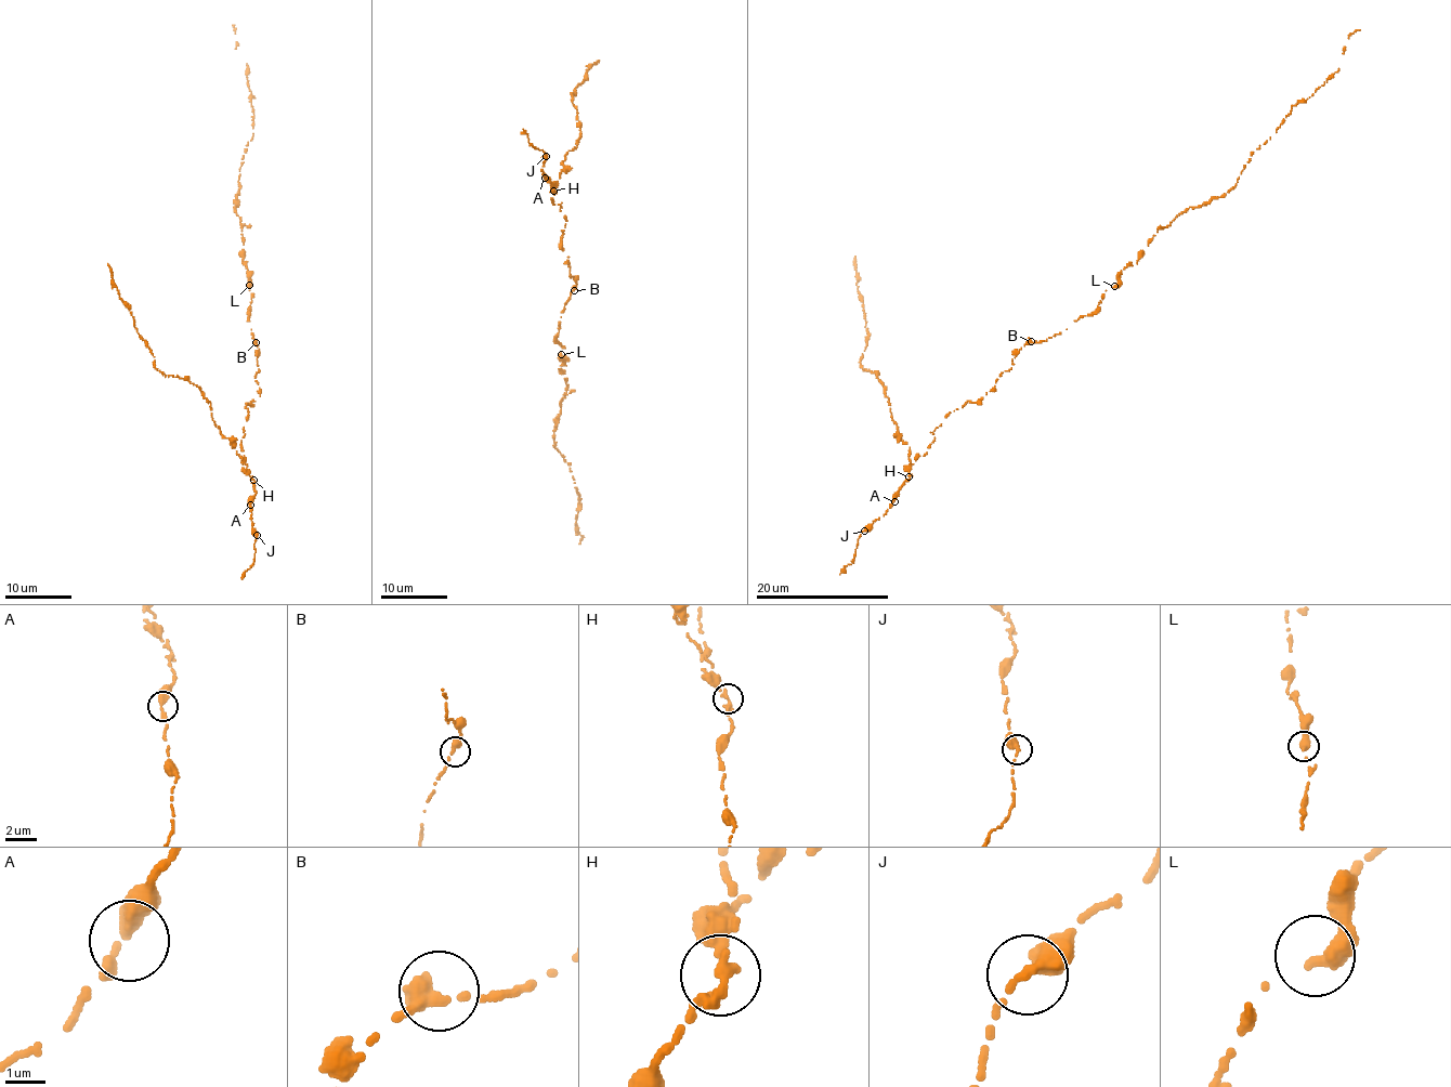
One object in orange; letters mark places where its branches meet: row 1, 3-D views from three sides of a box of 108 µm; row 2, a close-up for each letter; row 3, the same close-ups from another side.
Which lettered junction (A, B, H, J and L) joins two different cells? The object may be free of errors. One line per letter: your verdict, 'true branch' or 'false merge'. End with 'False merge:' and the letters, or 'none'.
A: true branch
B: true branch
H: false merge
J: true branch
L: true branch
False merge: H

